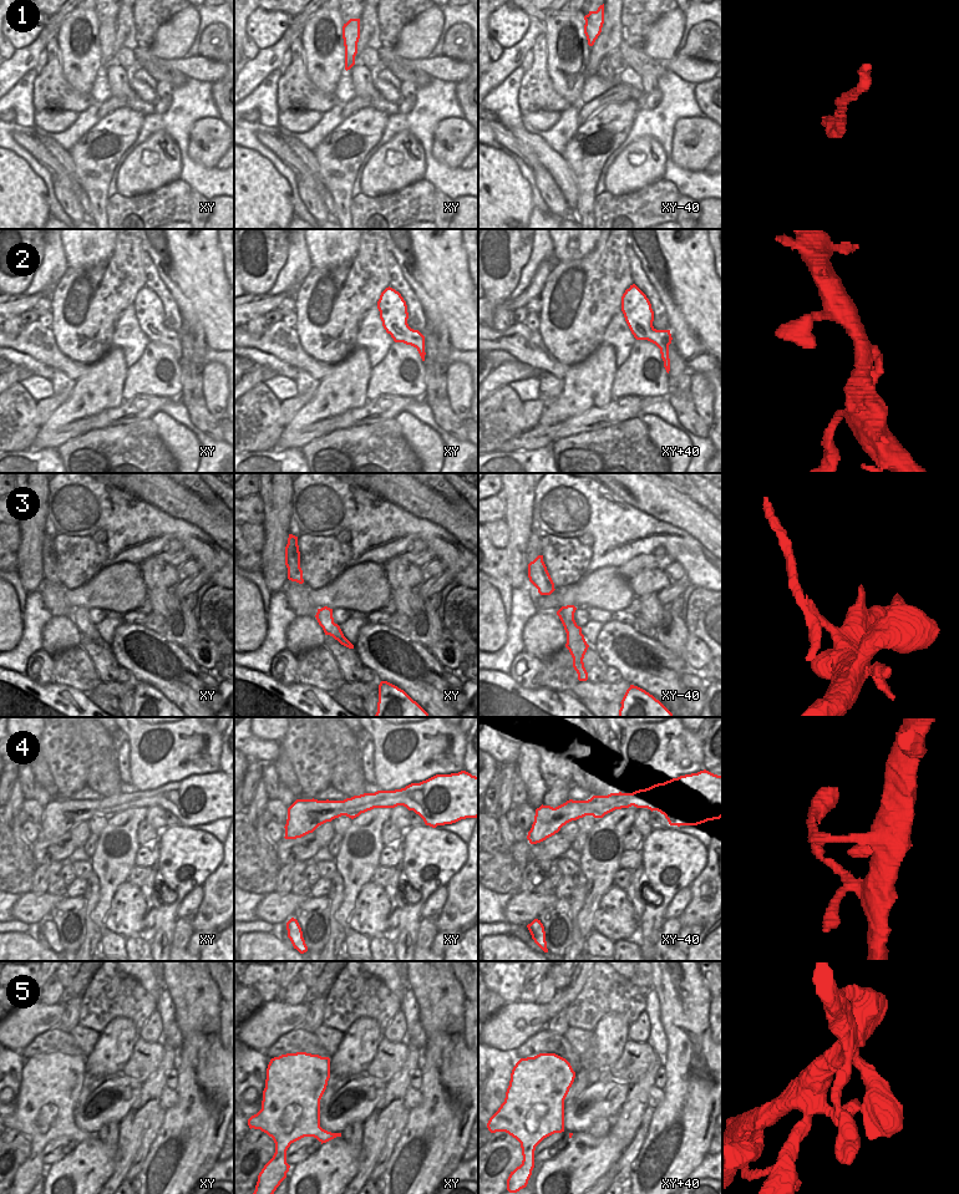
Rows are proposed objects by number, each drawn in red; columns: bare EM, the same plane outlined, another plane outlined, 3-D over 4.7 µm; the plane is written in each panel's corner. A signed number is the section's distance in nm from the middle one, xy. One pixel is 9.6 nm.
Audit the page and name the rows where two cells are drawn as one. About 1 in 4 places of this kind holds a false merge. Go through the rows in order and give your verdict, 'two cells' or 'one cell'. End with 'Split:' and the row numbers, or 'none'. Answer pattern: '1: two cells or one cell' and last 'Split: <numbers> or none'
1: one cell
2: one cell
3: two cells
4: one cell
5: one cell
Split: 3

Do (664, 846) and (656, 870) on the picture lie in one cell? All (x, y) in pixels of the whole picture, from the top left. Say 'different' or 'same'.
same

